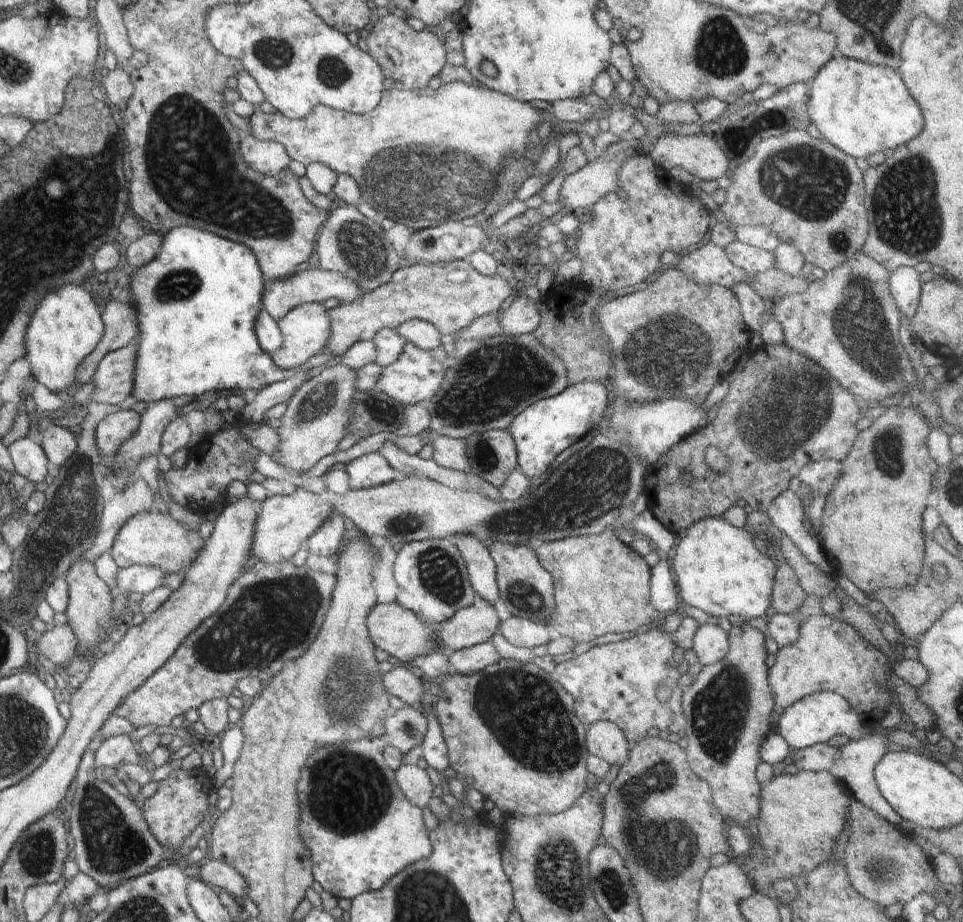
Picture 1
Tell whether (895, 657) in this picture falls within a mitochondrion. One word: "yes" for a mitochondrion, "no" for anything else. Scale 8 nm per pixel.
no

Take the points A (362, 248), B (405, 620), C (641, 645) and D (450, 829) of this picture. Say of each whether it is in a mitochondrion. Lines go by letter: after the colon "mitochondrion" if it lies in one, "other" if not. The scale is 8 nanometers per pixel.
A: mitochondrion
B: other
C: other
D: other

